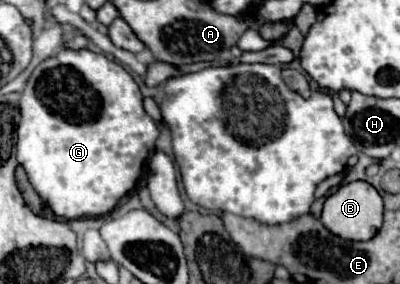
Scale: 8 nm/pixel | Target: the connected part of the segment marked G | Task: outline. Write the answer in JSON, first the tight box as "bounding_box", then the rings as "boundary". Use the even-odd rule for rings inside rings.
{"bounding_box":[17,50,159,220],"boundary":[[[59,50],[55,56],[43,60],[35,68],[35,74],[31,74],[31,78],[23,90],[19,108],[21,108],[21,120],[17,126],[17,162],[25,168],[33,188],[49,204],[49,208],[55,212],[55,216],[61,216],[67,220],[107,216],[121,202],[121,198],[125,198],[135,188],[135,184],[141,176],[141,166],[143,166],[145,158],[149,156],[149,152],[155,148],[155,140],[159,136],[159,130],[157,130],[153,118],[143,110],[143,96],[139,92],[139,86],[131,78],[131,74],[125,72],[123,66],[119,66],[117,62],[105,58],[103,54],[95,54],[91,50]]]}

